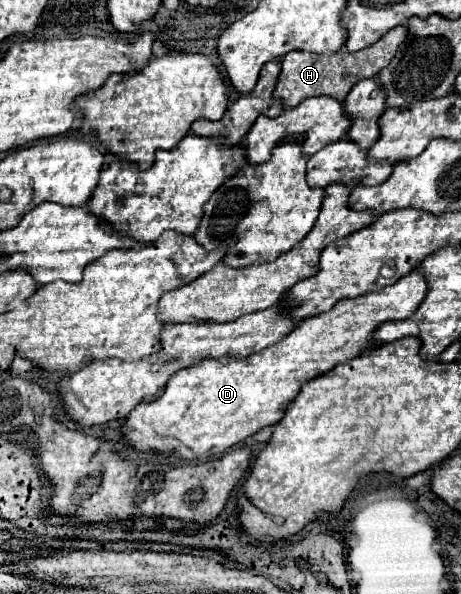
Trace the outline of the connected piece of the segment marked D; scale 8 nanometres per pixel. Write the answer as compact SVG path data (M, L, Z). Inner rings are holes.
M413 268L381 292L339 300L329 312L303 320L289 336L261 352L247 358L229 358L227 362L203 358L177 372L161 398L139 404L129 414L125 428L131 432L123 432L123 440L135 450L167 452L189 462L219 456L261 428L277 424L305 382L369 350L369 340L383 322L413 316L427 290L429 282L423 272Z

